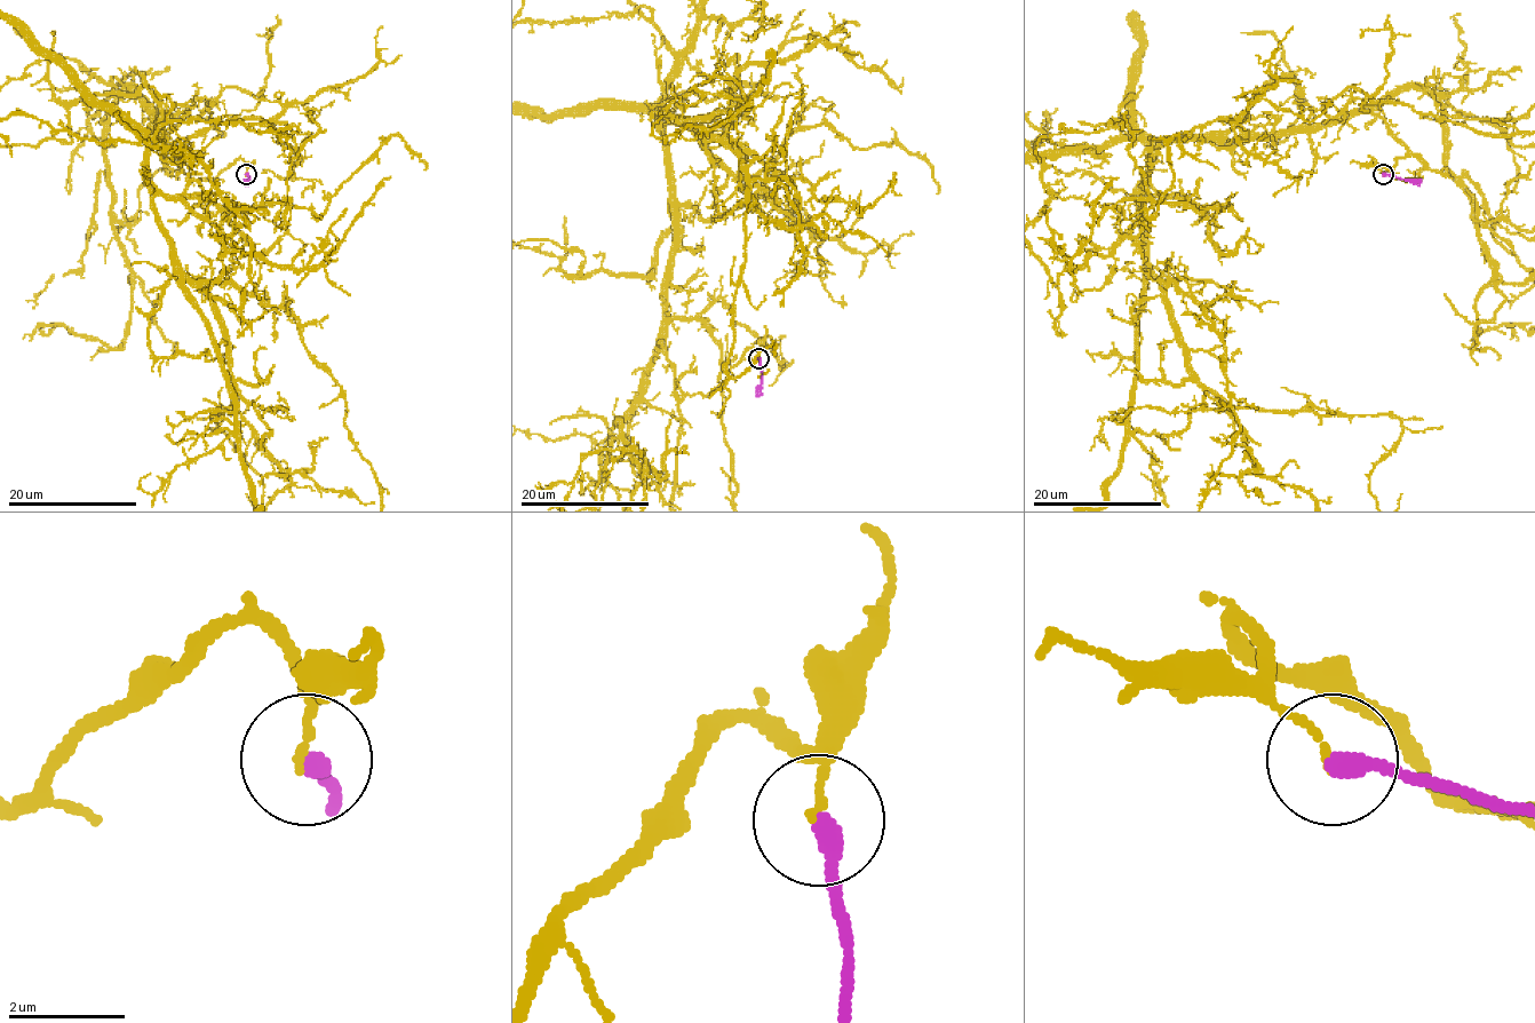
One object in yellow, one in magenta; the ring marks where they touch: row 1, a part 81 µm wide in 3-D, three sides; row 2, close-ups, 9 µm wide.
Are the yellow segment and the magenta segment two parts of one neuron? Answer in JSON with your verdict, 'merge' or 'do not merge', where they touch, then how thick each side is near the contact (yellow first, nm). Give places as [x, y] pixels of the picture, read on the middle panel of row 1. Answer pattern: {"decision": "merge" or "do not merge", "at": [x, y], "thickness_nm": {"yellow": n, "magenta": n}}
{"decision": "do not merge", "at": [758, 358], "thickness_nm": {"yellow": 130, "magenta": 340}}

